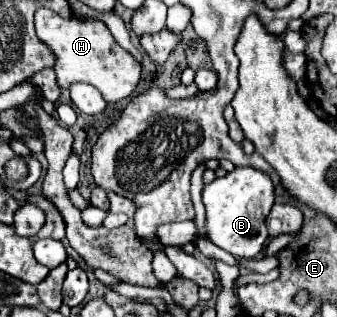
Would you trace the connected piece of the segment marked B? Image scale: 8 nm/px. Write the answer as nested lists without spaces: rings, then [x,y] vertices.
[[[238,167],[226,177],[204,185],[202,197],[206,205],[206,237],[214,245],[240,259],[254,259],[264,249],[264,243],[268,239],[264,219],[274,205],[274,185],[270,177],[258,169]]]

